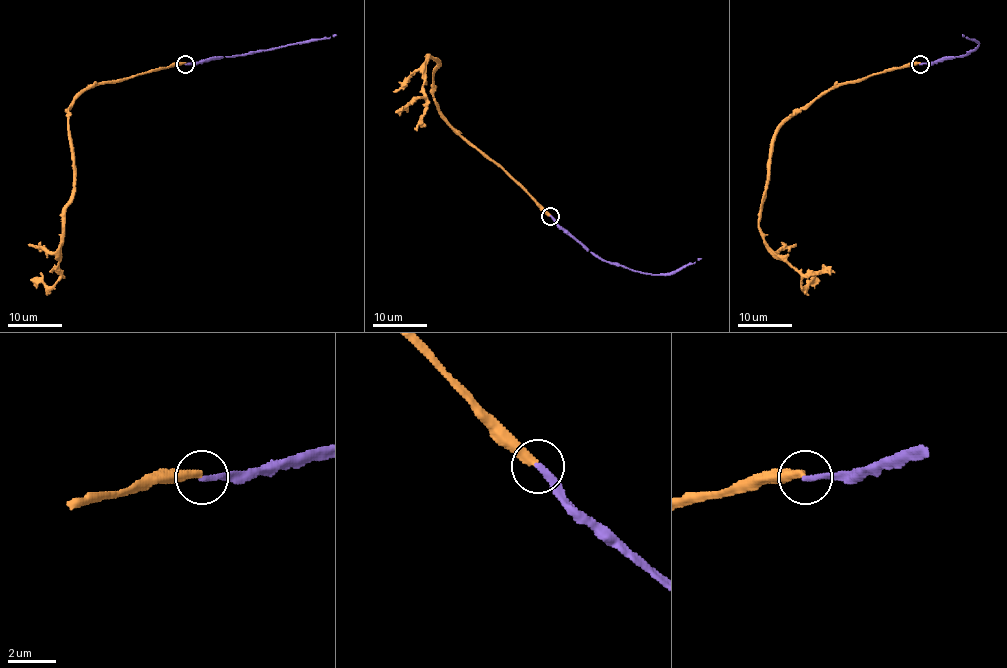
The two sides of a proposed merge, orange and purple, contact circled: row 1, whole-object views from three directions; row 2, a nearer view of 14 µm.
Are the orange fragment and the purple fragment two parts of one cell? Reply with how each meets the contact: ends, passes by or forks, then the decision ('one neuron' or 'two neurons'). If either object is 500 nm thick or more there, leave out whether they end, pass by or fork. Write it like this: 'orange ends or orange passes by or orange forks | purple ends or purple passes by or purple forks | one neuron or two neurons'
orange ends | purple ends | two neurons

